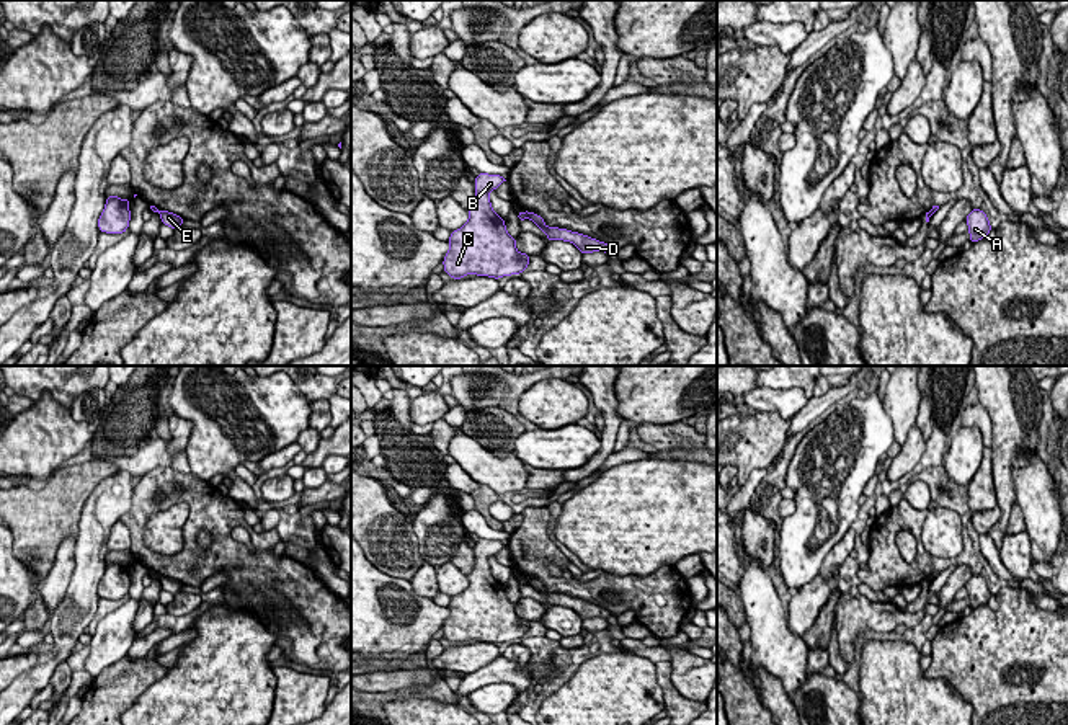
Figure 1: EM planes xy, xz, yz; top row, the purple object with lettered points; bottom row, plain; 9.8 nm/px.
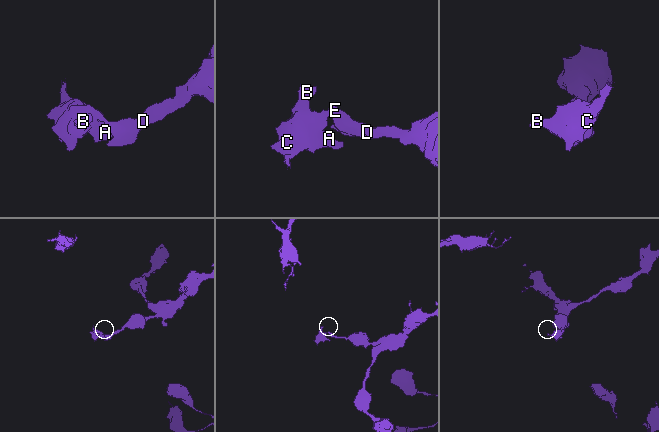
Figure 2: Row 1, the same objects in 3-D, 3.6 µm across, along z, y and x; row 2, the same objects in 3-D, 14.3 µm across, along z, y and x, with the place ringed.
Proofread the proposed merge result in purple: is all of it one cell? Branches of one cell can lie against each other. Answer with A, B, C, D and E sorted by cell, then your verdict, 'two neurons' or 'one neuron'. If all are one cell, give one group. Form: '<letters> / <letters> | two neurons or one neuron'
A B C / D E | two neurons

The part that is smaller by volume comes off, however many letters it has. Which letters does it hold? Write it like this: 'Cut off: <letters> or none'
Cut off: A, B, C

